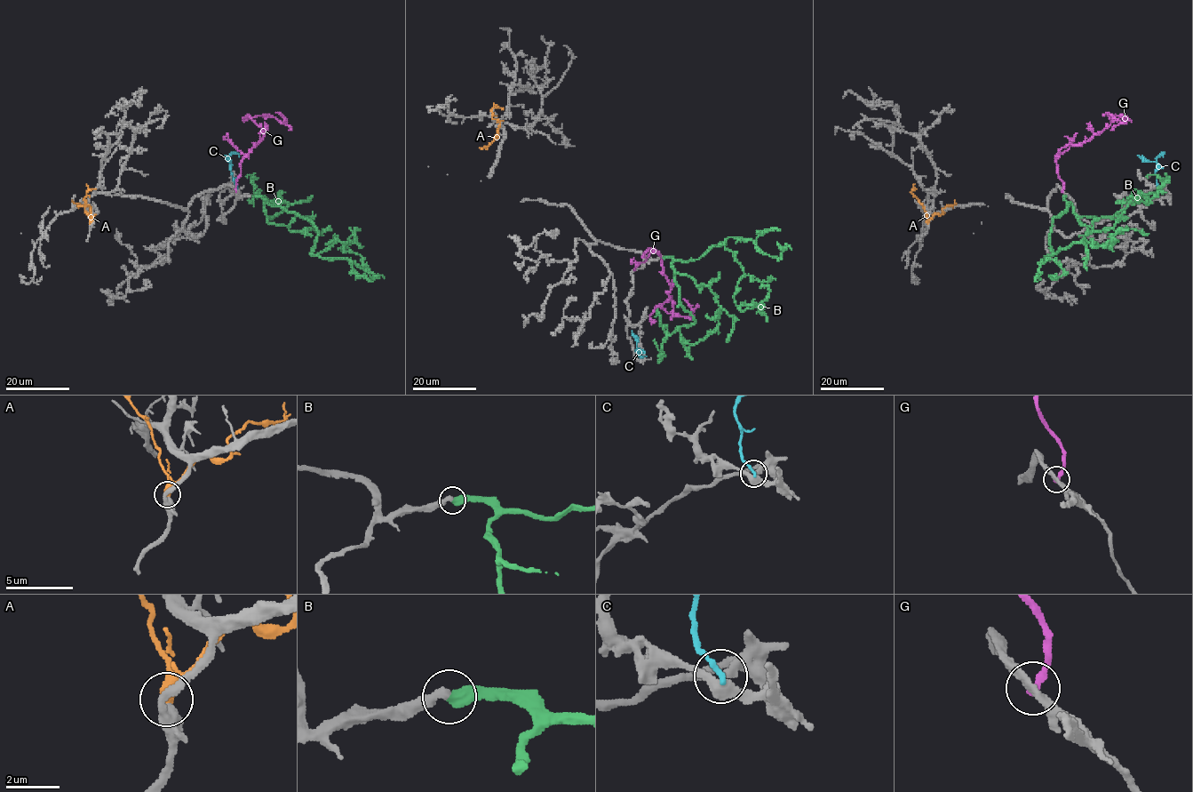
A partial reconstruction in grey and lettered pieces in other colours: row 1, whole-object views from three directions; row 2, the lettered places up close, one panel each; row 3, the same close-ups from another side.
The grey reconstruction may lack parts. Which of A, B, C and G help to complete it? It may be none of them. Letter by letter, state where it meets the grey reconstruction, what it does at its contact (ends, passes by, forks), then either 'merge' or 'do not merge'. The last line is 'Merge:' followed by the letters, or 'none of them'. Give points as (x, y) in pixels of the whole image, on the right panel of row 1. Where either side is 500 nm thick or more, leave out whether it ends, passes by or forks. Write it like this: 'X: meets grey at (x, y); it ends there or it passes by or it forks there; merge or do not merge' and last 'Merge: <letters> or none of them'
A: meets grey at (927, 222); it passes by; do not merge
B: meets grey at (1064, 196); it ends there; merge
C: meets grey at (1160, 188); it ends there; do not merge
G: meets grey at (1062, 190); it ends there; do not merge
Merge: B

